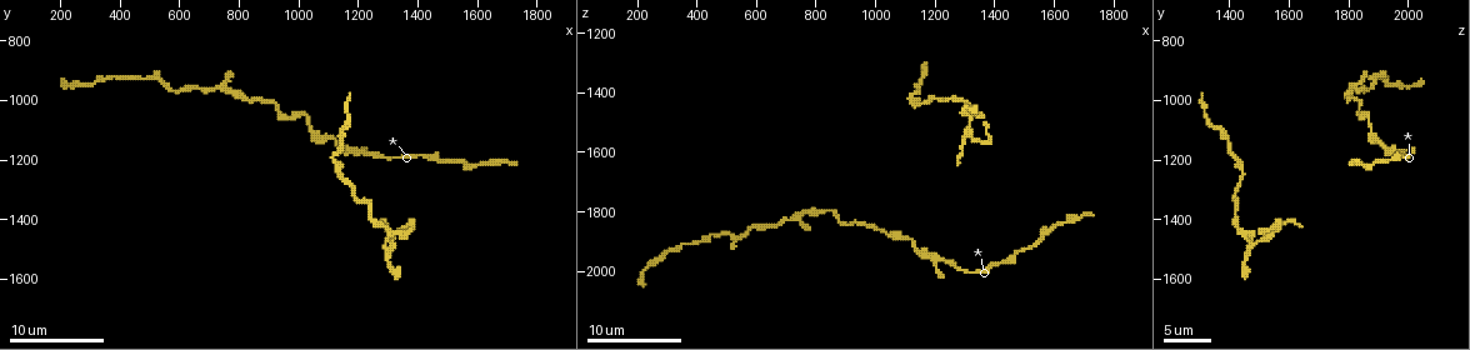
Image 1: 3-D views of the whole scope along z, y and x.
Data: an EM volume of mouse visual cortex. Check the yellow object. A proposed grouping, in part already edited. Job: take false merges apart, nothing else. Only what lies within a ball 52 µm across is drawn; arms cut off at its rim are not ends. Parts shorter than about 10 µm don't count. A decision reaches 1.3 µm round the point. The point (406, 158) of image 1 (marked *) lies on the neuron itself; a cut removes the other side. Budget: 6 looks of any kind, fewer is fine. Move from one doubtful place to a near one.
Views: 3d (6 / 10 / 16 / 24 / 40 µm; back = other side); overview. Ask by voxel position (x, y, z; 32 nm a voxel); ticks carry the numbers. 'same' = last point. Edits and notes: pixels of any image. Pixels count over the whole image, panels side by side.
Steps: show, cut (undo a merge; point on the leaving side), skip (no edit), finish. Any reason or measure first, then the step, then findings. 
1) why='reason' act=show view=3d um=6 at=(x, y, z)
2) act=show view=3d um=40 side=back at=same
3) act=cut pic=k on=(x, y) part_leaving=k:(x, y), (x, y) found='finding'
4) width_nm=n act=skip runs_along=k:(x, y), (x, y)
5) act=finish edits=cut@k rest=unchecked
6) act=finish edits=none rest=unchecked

why='sudden change in width' act=show view=3d um=10 at=(1120, 1190, 1420)

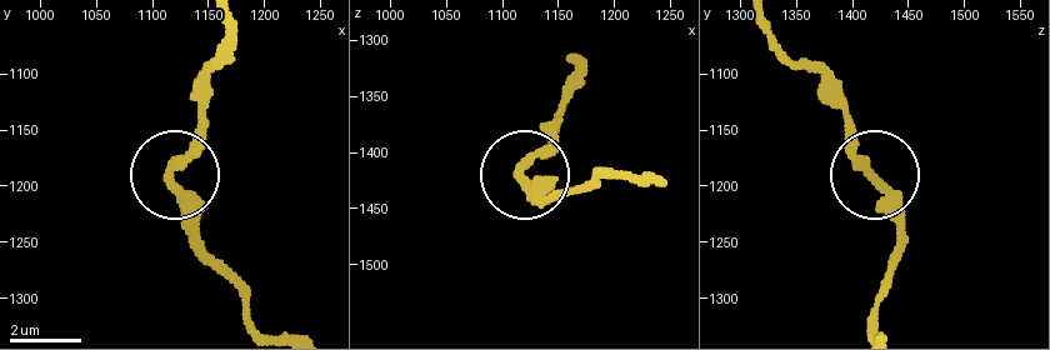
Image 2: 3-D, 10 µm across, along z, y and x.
act=show view=3d um=6 at=(1118, 1196, 1422)

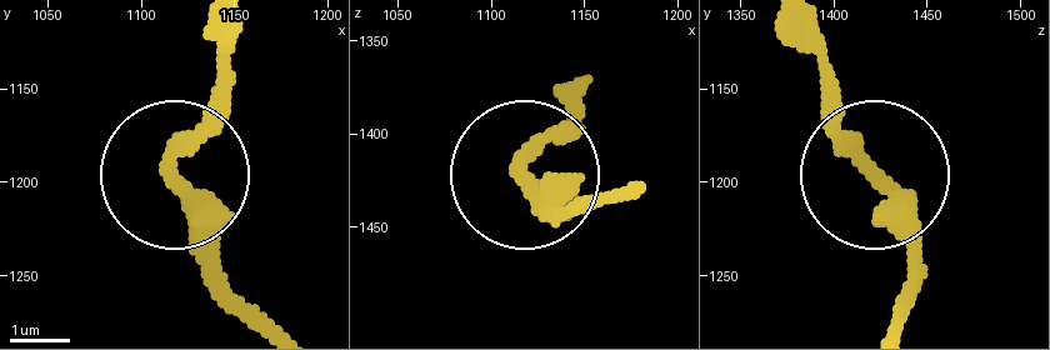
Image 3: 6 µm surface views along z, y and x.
act=skip found='one neuron here'

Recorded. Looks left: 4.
why='a narrow waist' act=show view=3d um=10 at=(1390, 1410, 1560)

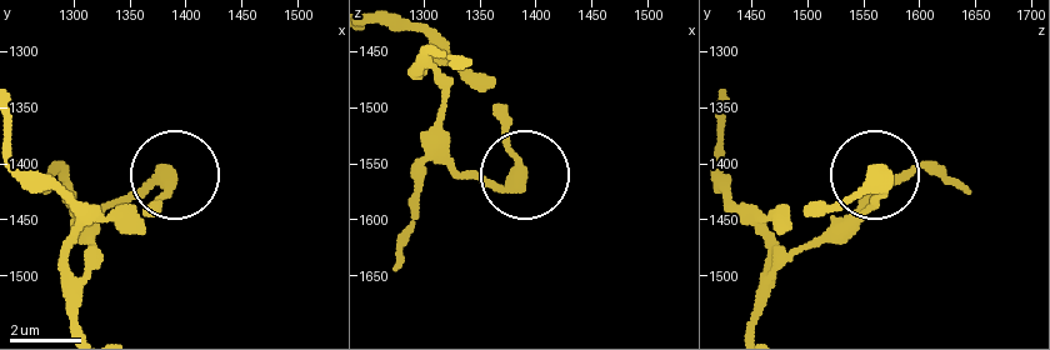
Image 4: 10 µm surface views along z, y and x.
act=skip found='continuous, no second neuron'

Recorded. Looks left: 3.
why='sudden change in width' act=show view=3d um=10 at=(1020, 1050, 1860)

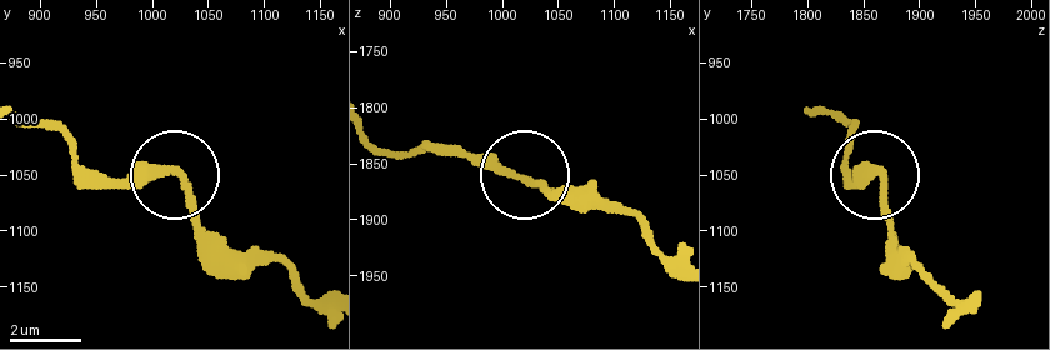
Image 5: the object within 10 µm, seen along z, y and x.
why='zoom in' act=show view=3d um=6 at=(1022, 1050, 1864)

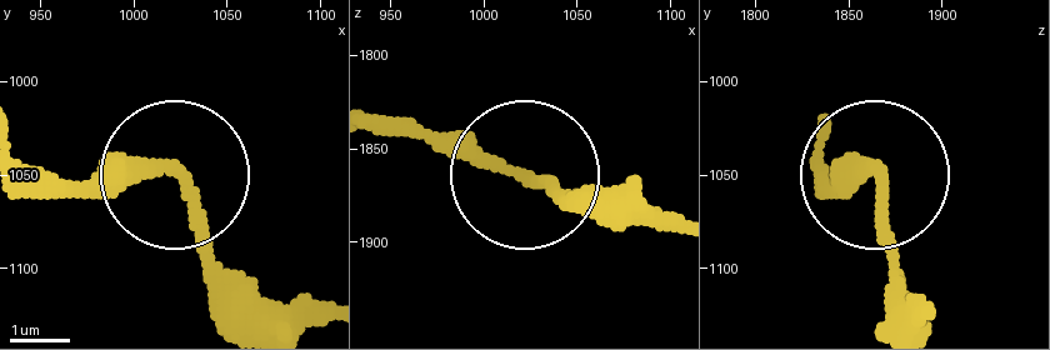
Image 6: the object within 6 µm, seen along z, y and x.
act=skip runs_along=6:(670, 226), (391, 138) found='one neuron here'

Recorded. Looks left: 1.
act=finish edits=none rest=unchecked

